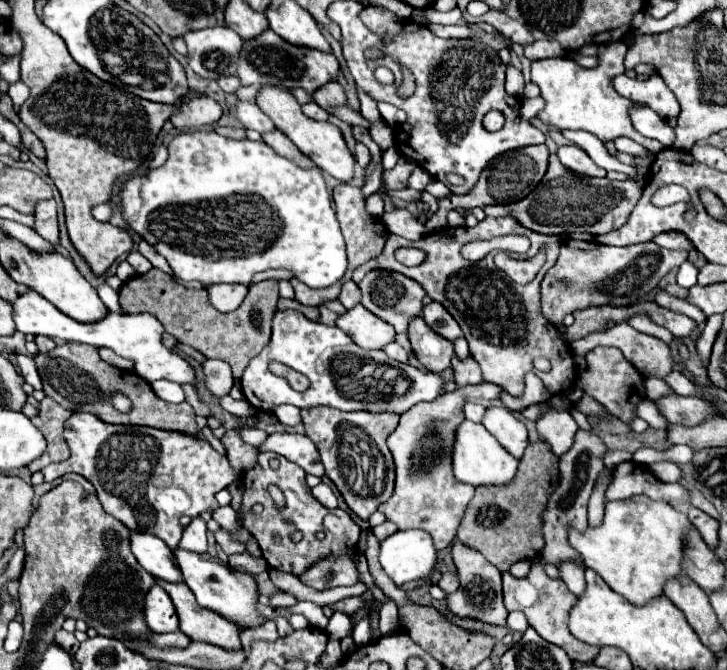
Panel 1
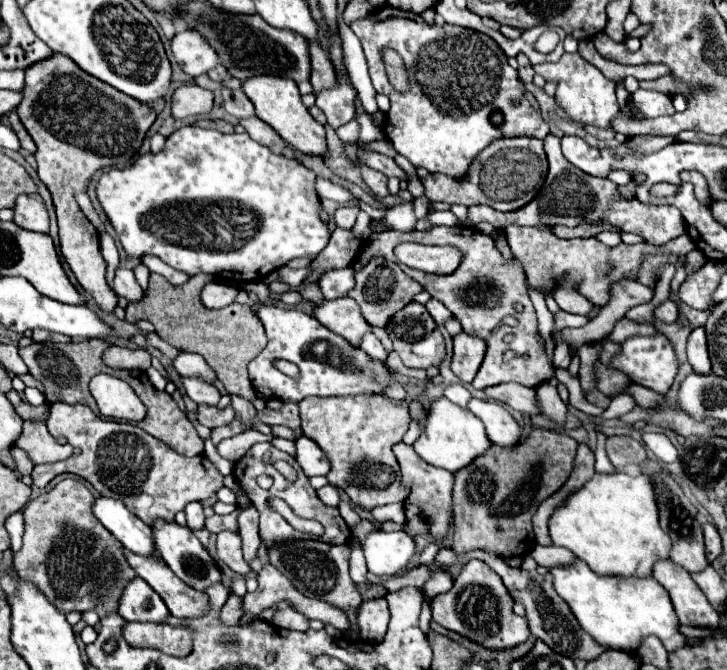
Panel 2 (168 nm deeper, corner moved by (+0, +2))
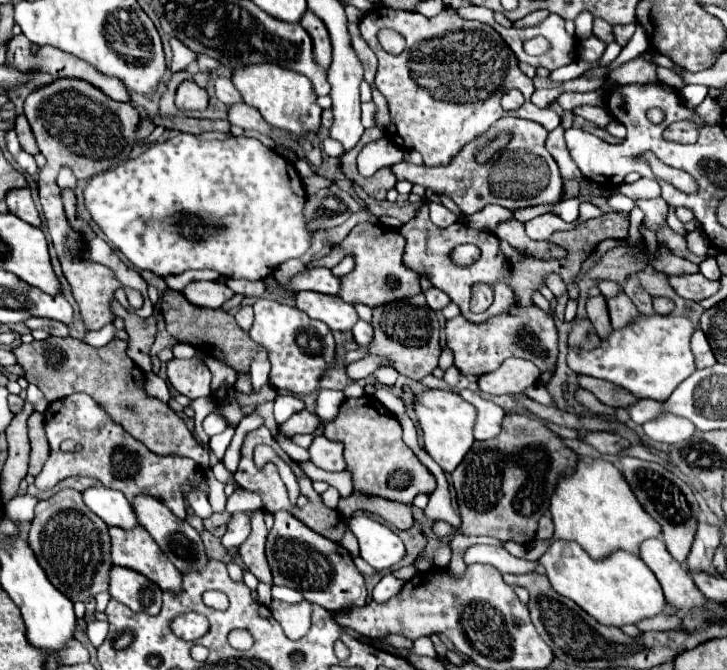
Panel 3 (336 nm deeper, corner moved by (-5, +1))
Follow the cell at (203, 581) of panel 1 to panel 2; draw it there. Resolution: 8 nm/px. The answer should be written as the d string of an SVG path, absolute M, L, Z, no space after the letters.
M154 520L154 524L152 524L152 542L154 542L154 548L160 554L160 558L188 586L192 586L196 590L206 590L214 582L222 580L222 574L216 568L216 564L212 564L210 554L206 552L206 548L200 544L200 540L194 536L194 532L188 526L180 526L176 522L166 522L166 520Z

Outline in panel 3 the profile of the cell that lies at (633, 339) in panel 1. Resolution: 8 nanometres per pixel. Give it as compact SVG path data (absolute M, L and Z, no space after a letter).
M621 293L615 299L607 299L607 305L609 305L609 317L611 317L613 329L623 329L631 321L637 321L639 317L637 307L631 303L631 299L625 293Z

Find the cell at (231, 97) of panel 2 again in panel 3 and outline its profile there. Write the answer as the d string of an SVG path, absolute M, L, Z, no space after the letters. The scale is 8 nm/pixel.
M223 77L215 79L215 93L217 93L217 99L225 105L235 105L235 103L243 101L243 97L235 89L235 85L229 79L223 79Z

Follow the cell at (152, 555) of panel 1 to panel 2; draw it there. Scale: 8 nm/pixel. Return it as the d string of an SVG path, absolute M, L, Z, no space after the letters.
M98 496L92 504L92 512L104 524L104 528L122 542L124 548L142 556L158 554L154 552L152 530L148 528L148 524L128 512L128 508L124 508L120 500Z

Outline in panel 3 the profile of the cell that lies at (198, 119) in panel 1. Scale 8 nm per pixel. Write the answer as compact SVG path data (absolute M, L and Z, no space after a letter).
M183 81L177 89L175 105L179 111L203 111L209 107L209 95L195 81Z

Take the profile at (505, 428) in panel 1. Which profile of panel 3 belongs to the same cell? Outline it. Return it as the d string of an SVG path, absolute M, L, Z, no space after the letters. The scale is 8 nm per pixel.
M461 391L459 393L465 401L469 401L475 409L477 409L477 425L475 425L475 439L485 441L485 439L493 439L501 433L501 423L505 419L505 411L495 405L493 401L483 399L477 391Z

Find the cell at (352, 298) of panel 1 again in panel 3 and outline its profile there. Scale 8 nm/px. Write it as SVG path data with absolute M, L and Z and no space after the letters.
M315 267L315 269L307 269L305 273L301 273L301 277L293 279L293 285L281 285L283 289L293 289L293 291L317 291L317 293L325 293L325 295L337 295L341 289L341 279L335 277L331 273L331 269L325 267Z

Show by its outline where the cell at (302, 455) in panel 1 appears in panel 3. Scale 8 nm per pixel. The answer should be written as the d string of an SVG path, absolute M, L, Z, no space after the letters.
M319 435L313 439L309 447L311 461L325 471L343 471L345 461L343 461L343 445L337 441L329 441L327 437Z

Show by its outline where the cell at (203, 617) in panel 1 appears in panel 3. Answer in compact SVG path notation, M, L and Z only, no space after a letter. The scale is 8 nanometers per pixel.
M109 527L109 533L111 533L111 553L113 553L113 563L115 565L133 569L133 571L149 577L149 581L153 581L155 585L159 585L161 591L165 591L165 593L179 595L183 591L183 587L181 587L181 583L183 583L181 573L177 573L177 569L161 553L161 549L157 547L157 543L149 537L149 533L143 527L133 529L129 533L125 533L123 529L117 529L117 527Z

